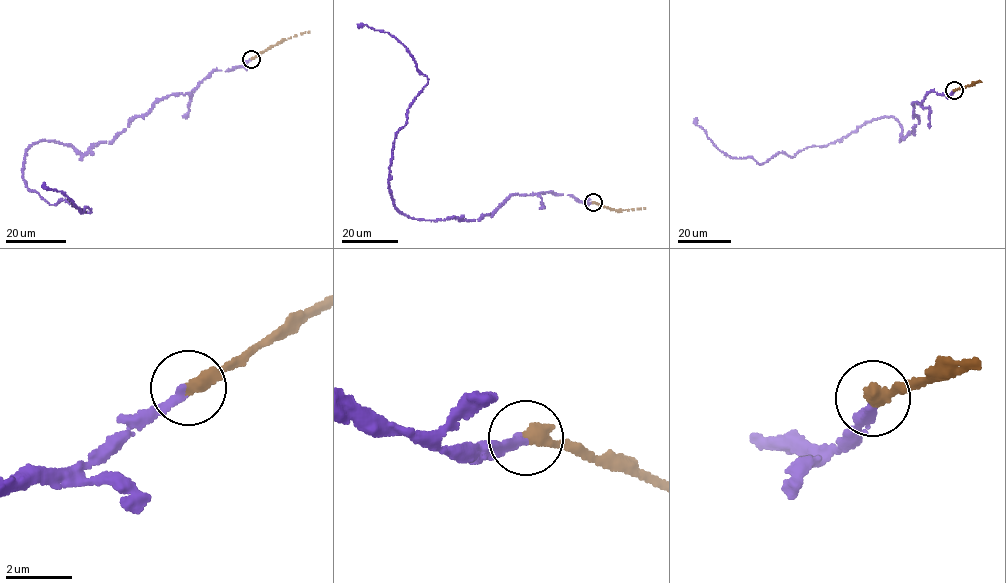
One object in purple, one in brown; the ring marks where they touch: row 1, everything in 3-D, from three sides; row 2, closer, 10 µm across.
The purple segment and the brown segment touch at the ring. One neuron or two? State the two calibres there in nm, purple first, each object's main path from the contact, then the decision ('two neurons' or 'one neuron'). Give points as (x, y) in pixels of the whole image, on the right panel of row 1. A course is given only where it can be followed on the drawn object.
240/440 nm | purple via (954, 90), (913, 102), (919, 122), (904, 137), (886, 116), (761, 164), (724, 153), (697, 117) | brown via (954, 90), (977, 81), (981, 82) | one neuron

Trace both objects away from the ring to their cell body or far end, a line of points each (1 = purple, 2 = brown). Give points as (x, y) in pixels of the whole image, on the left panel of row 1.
1: (251, 58), (162, 97), (86, 153), (33, 143), (22, 169), (27, 188), (91, 212), (45, 182)
2: (251, 58), (297, 34), (309, 33)

